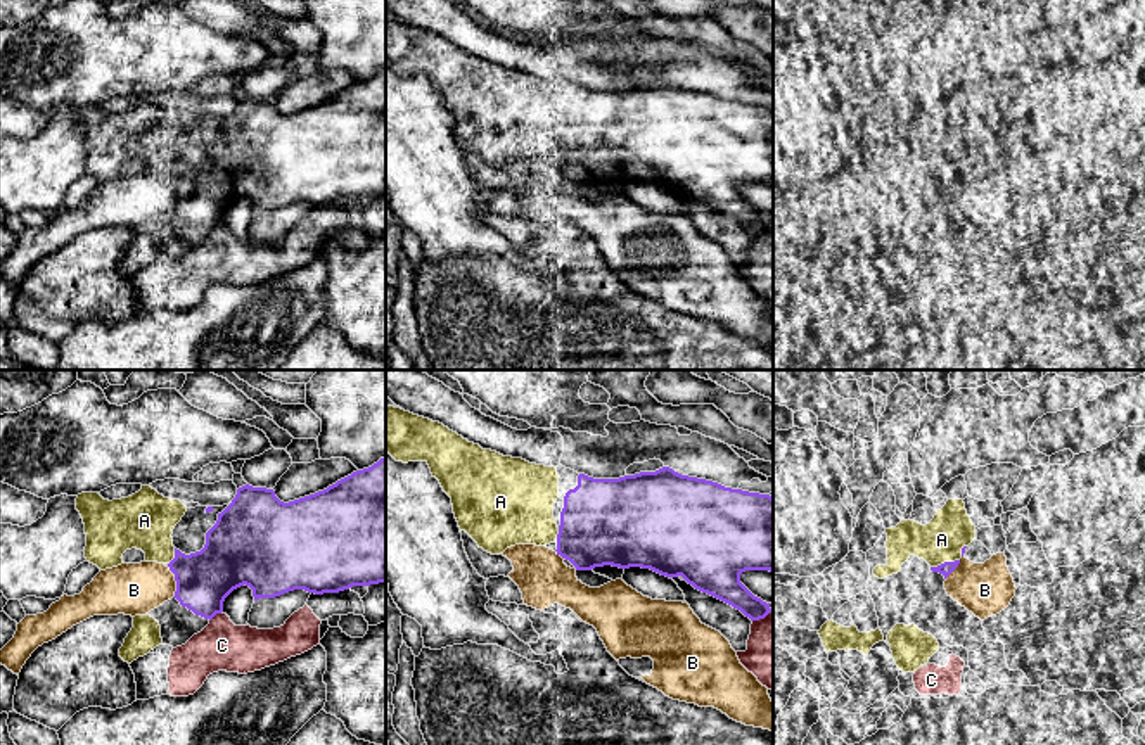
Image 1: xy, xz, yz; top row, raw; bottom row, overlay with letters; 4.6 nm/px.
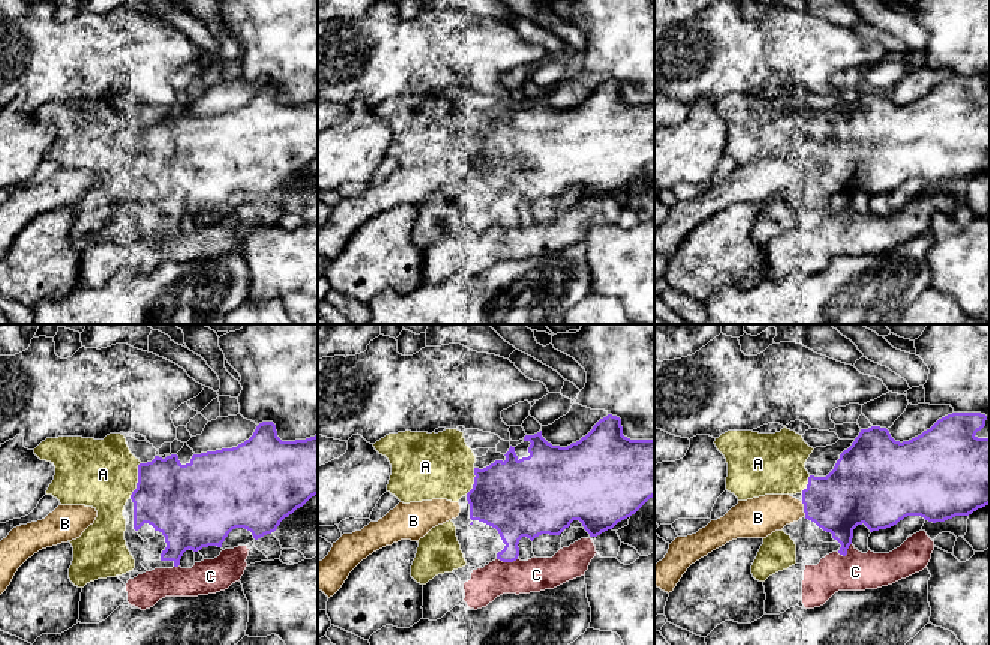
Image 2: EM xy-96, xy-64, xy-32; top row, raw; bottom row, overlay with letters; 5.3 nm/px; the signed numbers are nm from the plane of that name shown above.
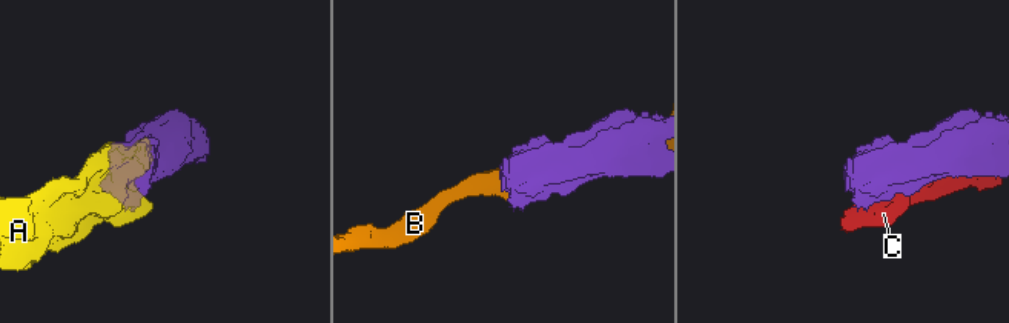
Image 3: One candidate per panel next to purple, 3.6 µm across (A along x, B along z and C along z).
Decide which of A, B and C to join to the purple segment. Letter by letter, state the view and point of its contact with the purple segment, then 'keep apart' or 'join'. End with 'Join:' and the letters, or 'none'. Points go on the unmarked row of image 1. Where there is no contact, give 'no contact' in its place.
A: contact yz (945, 175); join
B: contact xy (175, 192); keep apart
C: contact xy (215, 227); keep apart
Join: A

